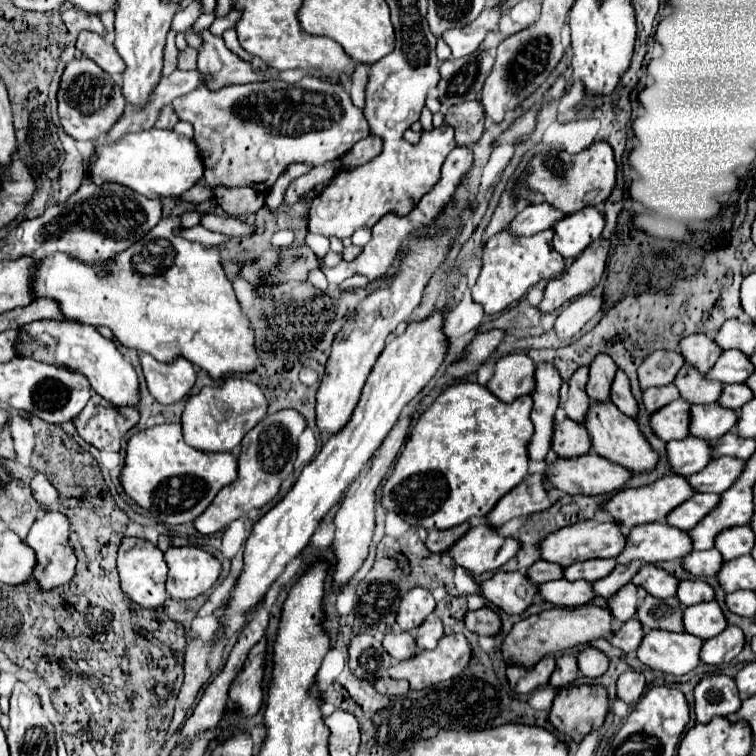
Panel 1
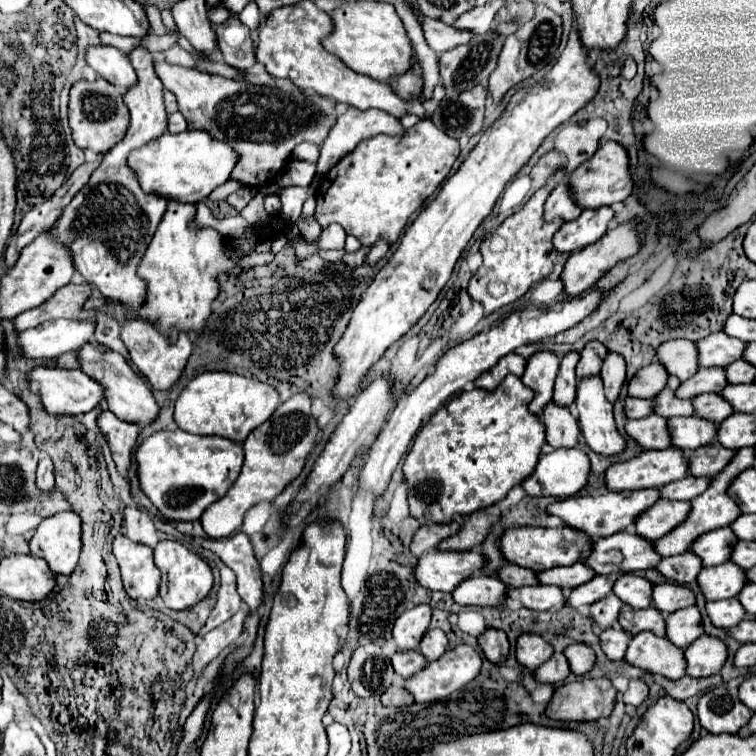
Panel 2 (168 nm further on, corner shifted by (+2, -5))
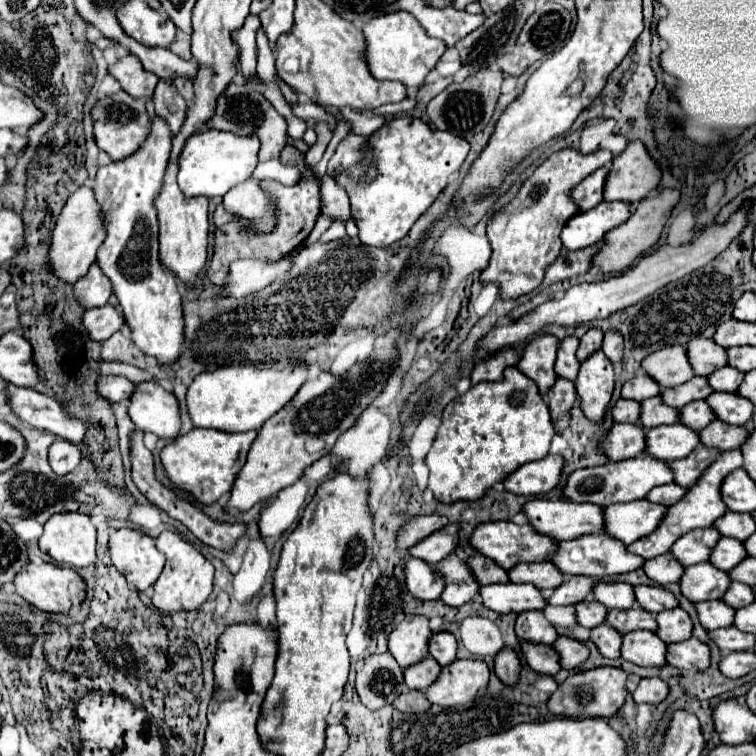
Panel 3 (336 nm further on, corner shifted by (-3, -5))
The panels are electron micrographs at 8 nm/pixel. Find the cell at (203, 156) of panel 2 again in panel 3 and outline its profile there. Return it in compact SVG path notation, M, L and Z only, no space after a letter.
M202 129L194 133L186 141L180 157L178 185L182 193L186 197L226 195L232 187L250 179L252 171L258 165L258 149L260 149L260 139L254 135L236 135L218 129Z

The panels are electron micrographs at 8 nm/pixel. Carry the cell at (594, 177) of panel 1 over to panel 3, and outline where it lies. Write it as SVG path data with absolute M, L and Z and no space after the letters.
M642 141L628 143L626 151L612 161L612 171L606 179L606 201L640 201L658 187L662 179L660 165L650 157Z

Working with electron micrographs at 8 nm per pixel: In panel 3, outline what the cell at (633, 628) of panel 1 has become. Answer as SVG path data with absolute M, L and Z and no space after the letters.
M602 623L590 631L590 641L598 647L598 651L604 657L618 659L620 657L620 647L622 647L622 635L616 633L616 629L610 629L610 625Z

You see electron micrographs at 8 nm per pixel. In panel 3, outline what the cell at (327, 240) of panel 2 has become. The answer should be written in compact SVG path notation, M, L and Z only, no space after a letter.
M328 173L322 177L322 213L342 221L348 221L350 217L350 201L346 201L346 191L338 187L334 177Z

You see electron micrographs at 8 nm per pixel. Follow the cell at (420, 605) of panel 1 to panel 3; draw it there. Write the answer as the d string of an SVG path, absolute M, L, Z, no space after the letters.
M406 617L388 639L388 651L398 661L402 669L408 669L410 665L422 661L428 657L428 639L430 639L430 627L426 617Z

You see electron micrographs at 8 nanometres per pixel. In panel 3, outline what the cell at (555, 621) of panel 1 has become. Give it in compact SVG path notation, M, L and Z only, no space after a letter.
M558 635L552 649L558 653L562 669L576 669L588 659L588 647L576 639Z

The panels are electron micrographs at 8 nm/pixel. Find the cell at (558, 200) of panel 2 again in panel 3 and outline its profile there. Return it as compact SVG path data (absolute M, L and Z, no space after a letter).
M602 167L598 171L594 171L590 177L586 177L580 185L576 185L572 197L574 197L576 205L580 207L580 211L592 209L594 205L598 205L604 199L602 191L604 191L604 181L606 181L608 171L610 171L608 167Z

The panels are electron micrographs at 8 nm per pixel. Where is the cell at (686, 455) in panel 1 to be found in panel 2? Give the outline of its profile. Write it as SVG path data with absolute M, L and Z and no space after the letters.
M679 447L643 451L639 457L615 463L607 469L605 481L611 491L665 487L689 475L689 463Z

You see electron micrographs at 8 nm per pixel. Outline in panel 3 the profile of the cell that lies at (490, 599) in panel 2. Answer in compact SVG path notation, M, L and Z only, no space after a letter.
M450 553L442 561L438 561L434 565L434 571L444 579L444 591L440 595L440 601L444 601L446 605L458 607L478 595L480 585L470 577L470 569L466 569L466 563L456 557L456 553Z

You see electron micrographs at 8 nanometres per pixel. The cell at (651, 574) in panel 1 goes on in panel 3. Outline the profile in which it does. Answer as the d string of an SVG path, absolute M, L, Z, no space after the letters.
M598 581L592 589L594 599L608 609L630 609L634 605L634 591L628 583L606 583Z

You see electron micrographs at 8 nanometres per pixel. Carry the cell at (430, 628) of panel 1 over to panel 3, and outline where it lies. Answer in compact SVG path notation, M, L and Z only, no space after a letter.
M440 631L430 637L430 655L444 667L456 659L456 639L450 631Z

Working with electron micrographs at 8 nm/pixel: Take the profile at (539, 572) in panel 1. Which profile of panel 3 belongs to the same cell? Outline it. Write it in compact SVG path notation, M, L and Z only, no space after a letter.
M480 553L470 555L464 559L468 569L472 571L474 579L480 585L492 585L492 583L508 583L510 579L506 577L506 571L502 571L502 567L494 565L494 561L490 561L488 557L482 557Z

